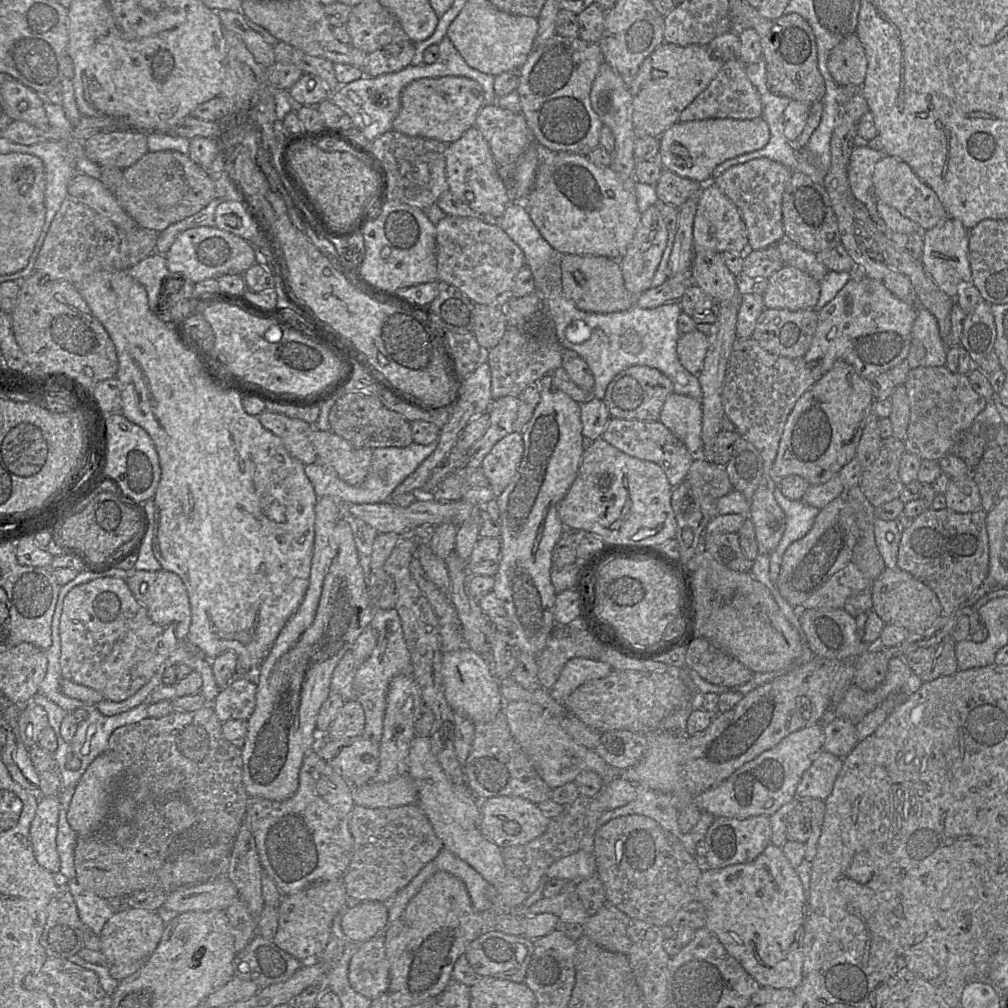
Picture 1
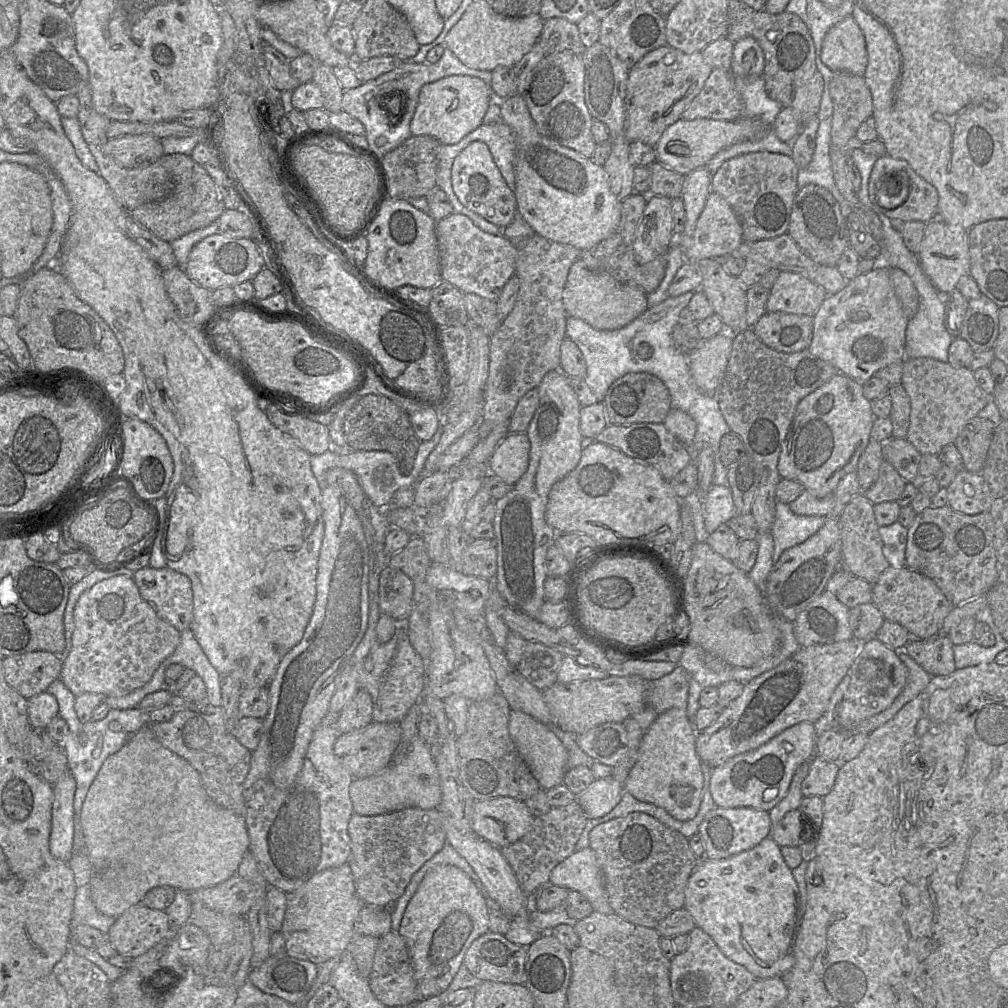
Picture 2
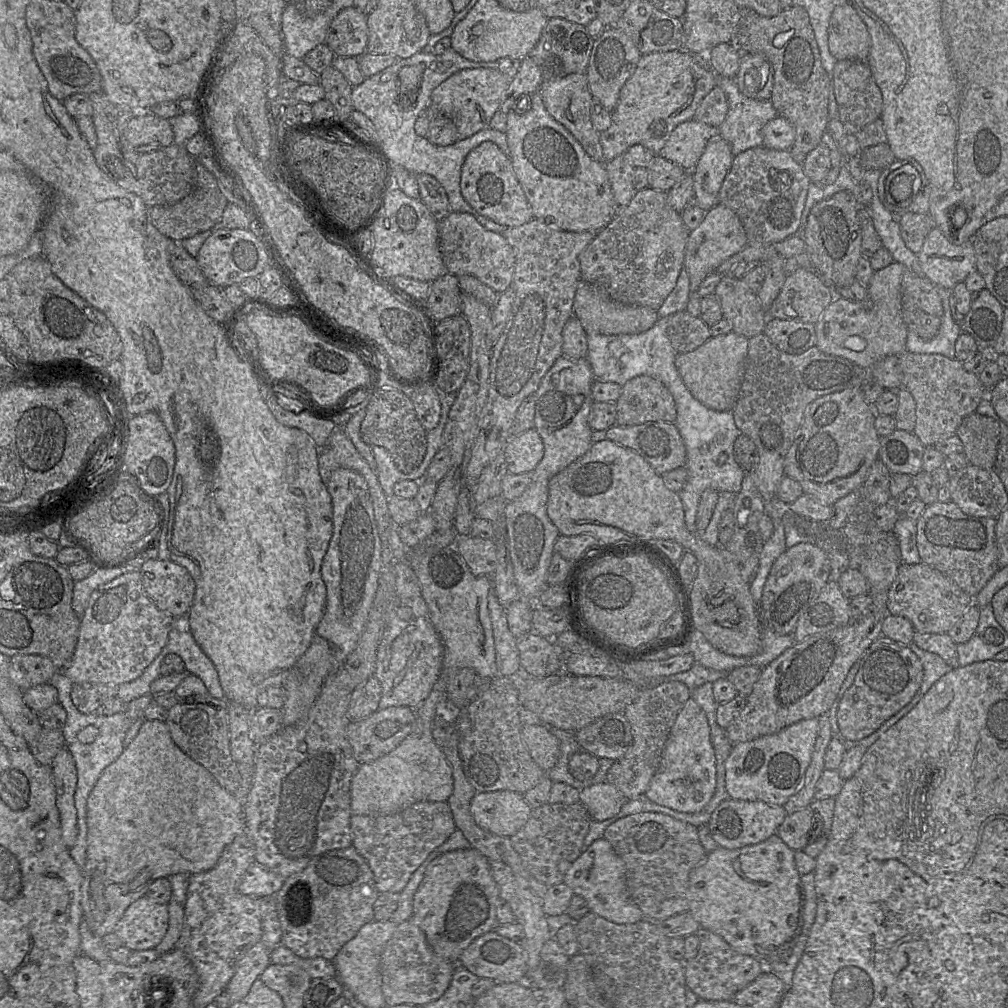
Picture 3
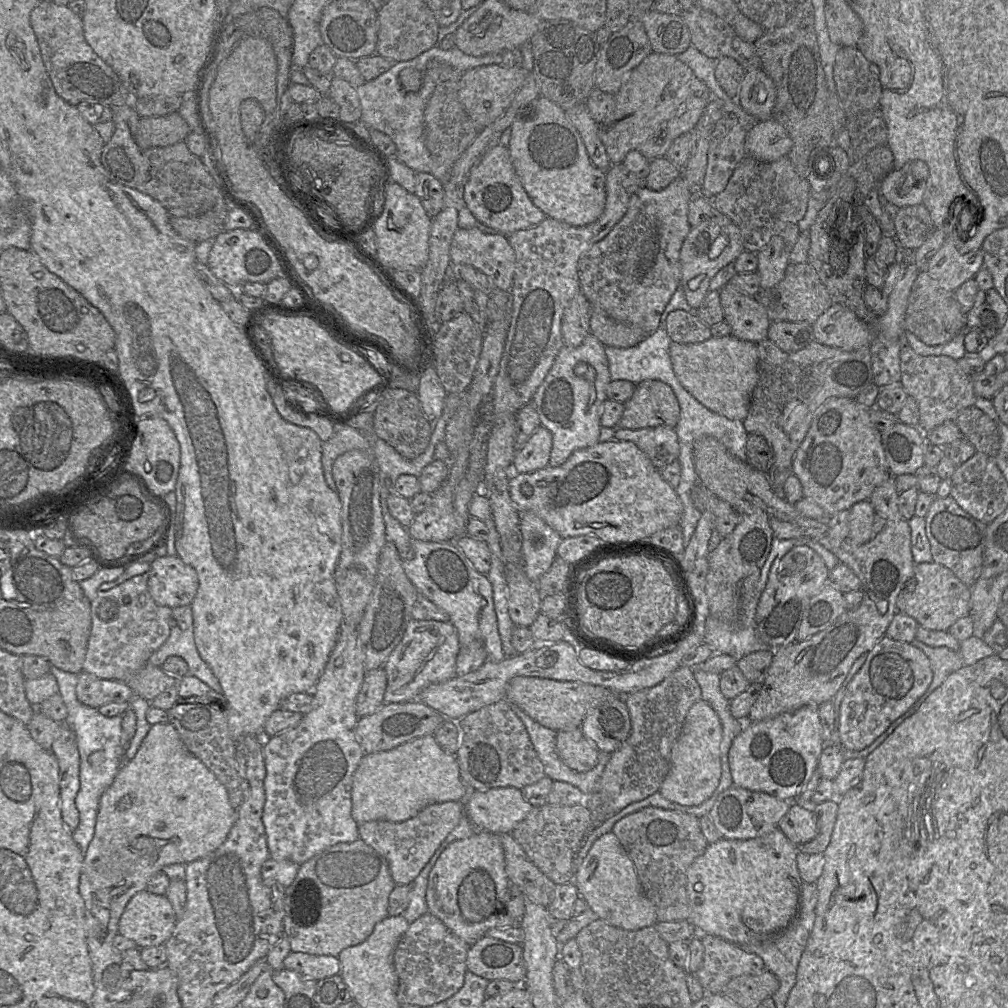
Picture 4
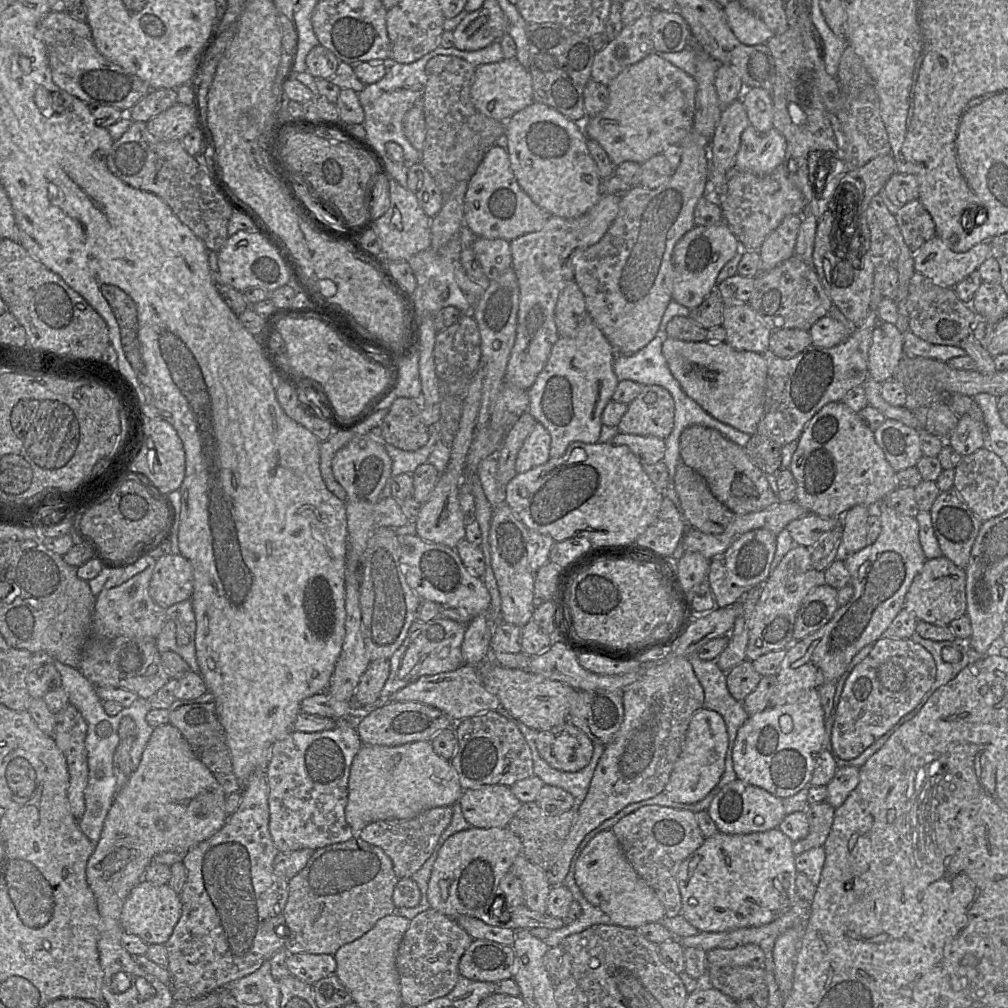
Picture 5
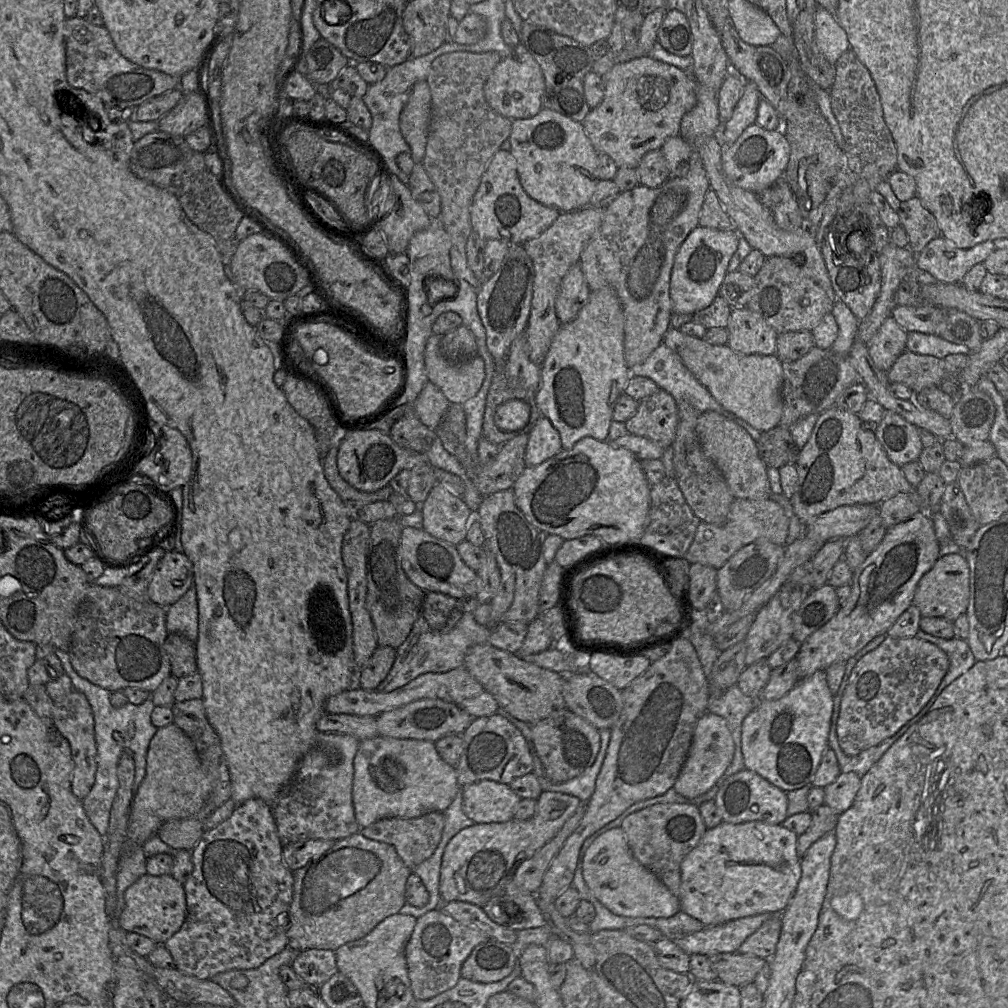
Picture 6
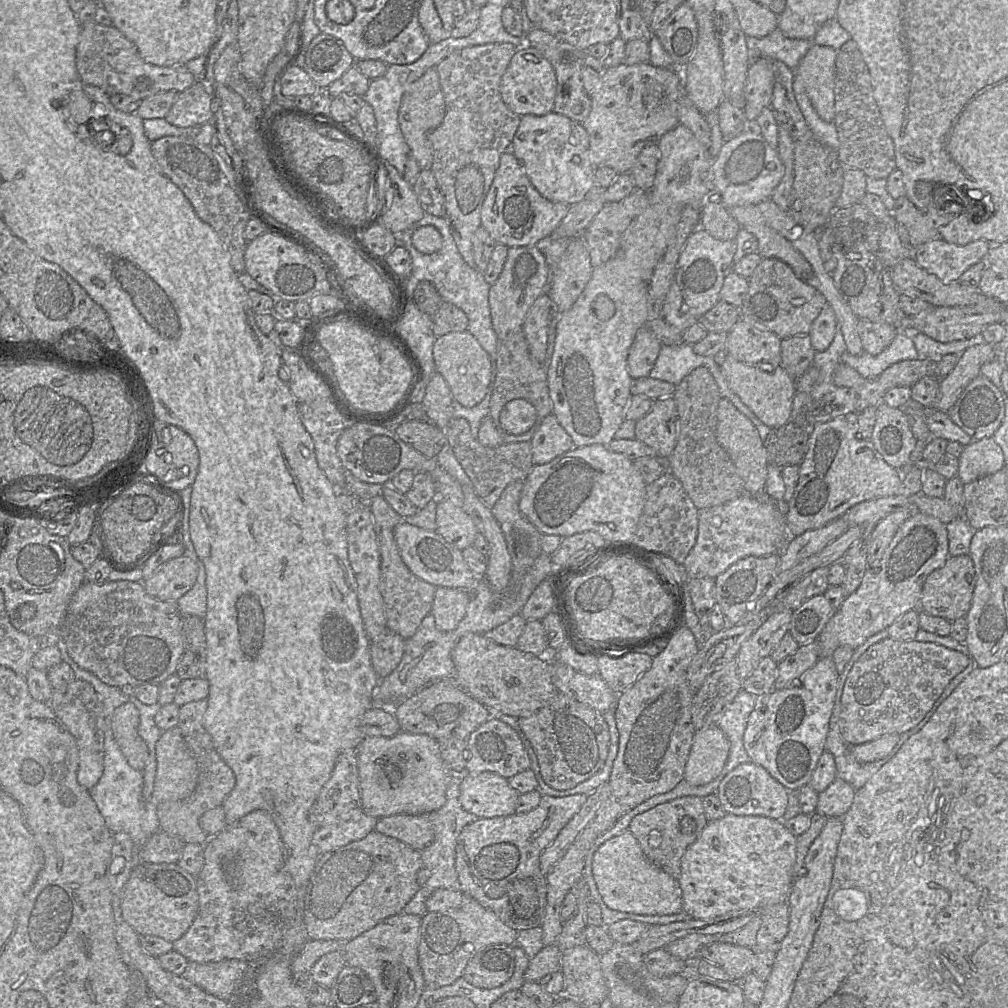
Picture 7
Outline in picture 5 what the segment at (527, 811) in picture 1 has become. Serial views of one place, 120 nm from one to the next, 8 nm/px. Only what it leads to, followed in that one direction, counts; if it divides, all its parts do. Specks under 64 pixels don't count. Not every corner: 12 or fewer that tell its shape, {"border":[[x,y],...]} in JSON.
{"border":[[505,785],[466,789],[477,828],[508,827],[522,804]]}

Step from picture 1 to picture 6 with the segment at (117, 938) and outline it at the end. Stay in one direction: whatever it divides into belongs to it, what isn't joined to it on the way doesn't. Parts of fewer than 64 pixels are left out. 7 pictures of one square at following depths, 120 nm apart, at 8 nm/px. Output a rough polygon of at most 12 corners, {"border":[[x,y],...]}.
{"border":[[143,874],[118,924],[163,945],[187,915],[184,887]]}

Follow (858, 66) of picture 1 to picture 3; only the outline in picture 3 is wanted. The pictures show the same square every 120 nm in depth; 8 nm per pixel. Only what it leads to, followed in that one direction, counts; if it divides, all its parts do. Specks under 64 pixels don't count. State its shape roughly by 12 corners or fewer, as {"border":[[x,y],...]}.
{"border":[[852,2],[835,7],[828,46],[869,63],[871,37]]}

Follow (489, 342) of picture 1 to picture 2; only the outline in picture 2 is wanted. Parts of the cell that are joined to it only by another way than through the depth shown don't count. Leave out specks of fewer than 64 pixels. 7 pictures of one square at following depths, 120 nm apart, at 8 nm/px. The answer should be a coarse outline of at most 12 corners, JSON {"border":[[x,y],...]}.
{"border":[[464,294],[470,324],[491,337],[503,320],[498,303]]}

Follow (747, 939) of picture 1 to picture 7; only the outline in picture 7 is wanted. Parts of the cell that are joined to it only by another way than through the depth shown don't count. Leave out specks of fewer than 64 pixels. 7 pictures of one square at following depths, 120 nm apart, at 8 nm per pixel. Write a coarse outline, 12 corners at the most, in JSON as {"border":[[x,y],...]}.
{"border":[[726,813],[682,856],[682,911],[787,902],[797,837]]}

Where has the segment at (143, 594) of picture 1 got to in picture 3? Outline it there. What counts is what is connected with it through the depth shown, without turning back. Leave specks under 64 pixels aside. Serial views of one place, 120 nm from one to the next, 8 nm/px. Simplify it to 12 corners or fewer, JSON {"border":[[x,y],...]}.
{"border":[[156,558],[139,572],[145,594],[173,618],[188,614],[195,583]]}

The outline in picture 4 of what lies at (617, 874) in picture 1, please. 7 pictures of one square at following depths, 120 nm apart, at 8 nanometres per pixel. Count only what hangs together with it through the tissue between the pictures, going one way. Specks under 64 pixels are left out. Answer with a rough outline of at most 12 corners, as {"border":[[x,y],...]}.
{"border":[[647,807],[611,832],[658,922],[689,920],[700,819]]}

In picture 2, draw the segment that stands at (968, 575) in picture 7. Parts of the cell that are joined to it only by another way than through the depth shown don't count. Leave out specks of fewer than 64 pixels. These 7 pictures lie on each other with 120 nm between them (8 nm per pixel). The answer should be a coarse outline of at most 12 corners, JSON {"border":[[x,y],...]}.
{"border":[[891,565],[871,602],[914,639],[942,634],[954,607],[932,579]]}

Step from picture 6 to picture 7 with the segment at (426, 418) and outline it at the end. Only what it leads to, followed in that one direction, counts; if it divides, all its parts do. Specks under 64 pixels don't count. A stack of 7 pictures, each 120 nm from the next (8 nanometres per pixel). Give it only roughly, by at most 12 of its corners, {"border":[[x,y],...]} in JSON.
{"border":[[435,372],[421,402],[428,421],[446,429],[452,418],[452,394]]}

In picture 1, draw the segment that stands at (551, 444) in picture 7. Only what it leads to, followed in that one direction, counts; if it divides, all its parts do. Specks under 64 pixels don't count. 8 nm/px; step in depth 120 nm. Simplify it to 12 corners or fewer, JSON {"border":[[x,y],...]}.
{"border":[[523,436],[499,440],[480,468],[496,494],[511,482],[521,462]]}

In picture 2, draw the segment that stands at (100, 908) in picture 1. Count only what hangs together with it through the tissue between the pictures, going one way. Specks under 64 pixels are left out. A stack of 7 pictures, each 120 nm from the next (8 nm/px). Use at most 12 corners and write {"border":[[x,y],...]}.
{"border":[[89,883],[75,886],[71,926],[106,934],[115,919],[96,909]]}

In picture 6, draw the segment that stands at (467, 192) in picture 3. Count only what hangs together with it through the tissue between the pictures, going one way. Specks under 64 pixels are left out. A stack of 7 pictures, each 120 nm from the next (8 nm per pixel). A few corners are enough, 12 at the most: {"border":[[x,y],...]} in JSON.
{"border":[[499,149],[470,213],[473,232],[513,246],[561,211],[532,199]]}

